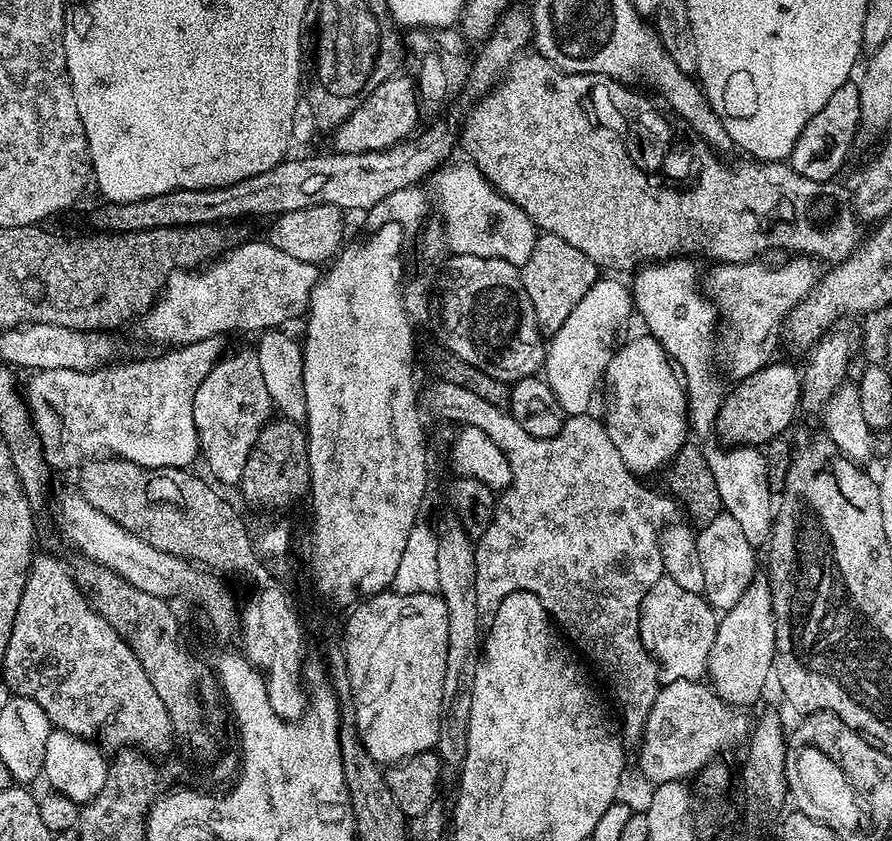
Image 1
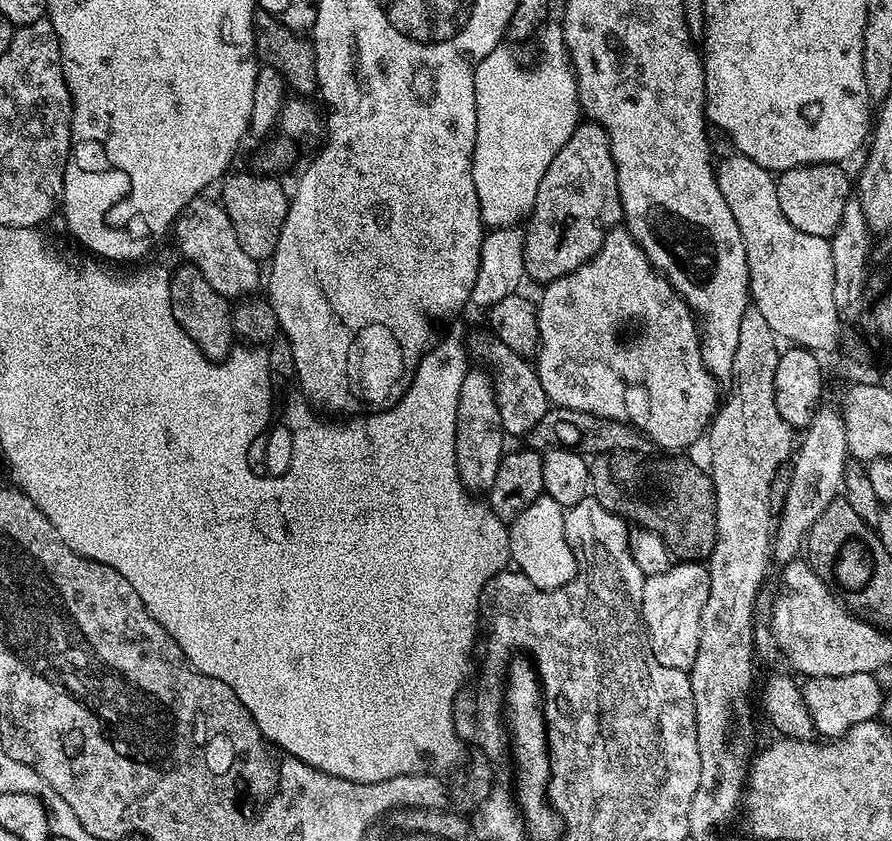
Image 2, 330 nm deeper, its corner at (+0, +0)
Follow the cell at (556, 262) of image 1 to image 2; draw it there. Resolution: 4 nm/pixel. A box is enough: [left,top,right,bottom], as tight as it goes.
[523,122,623,282]

